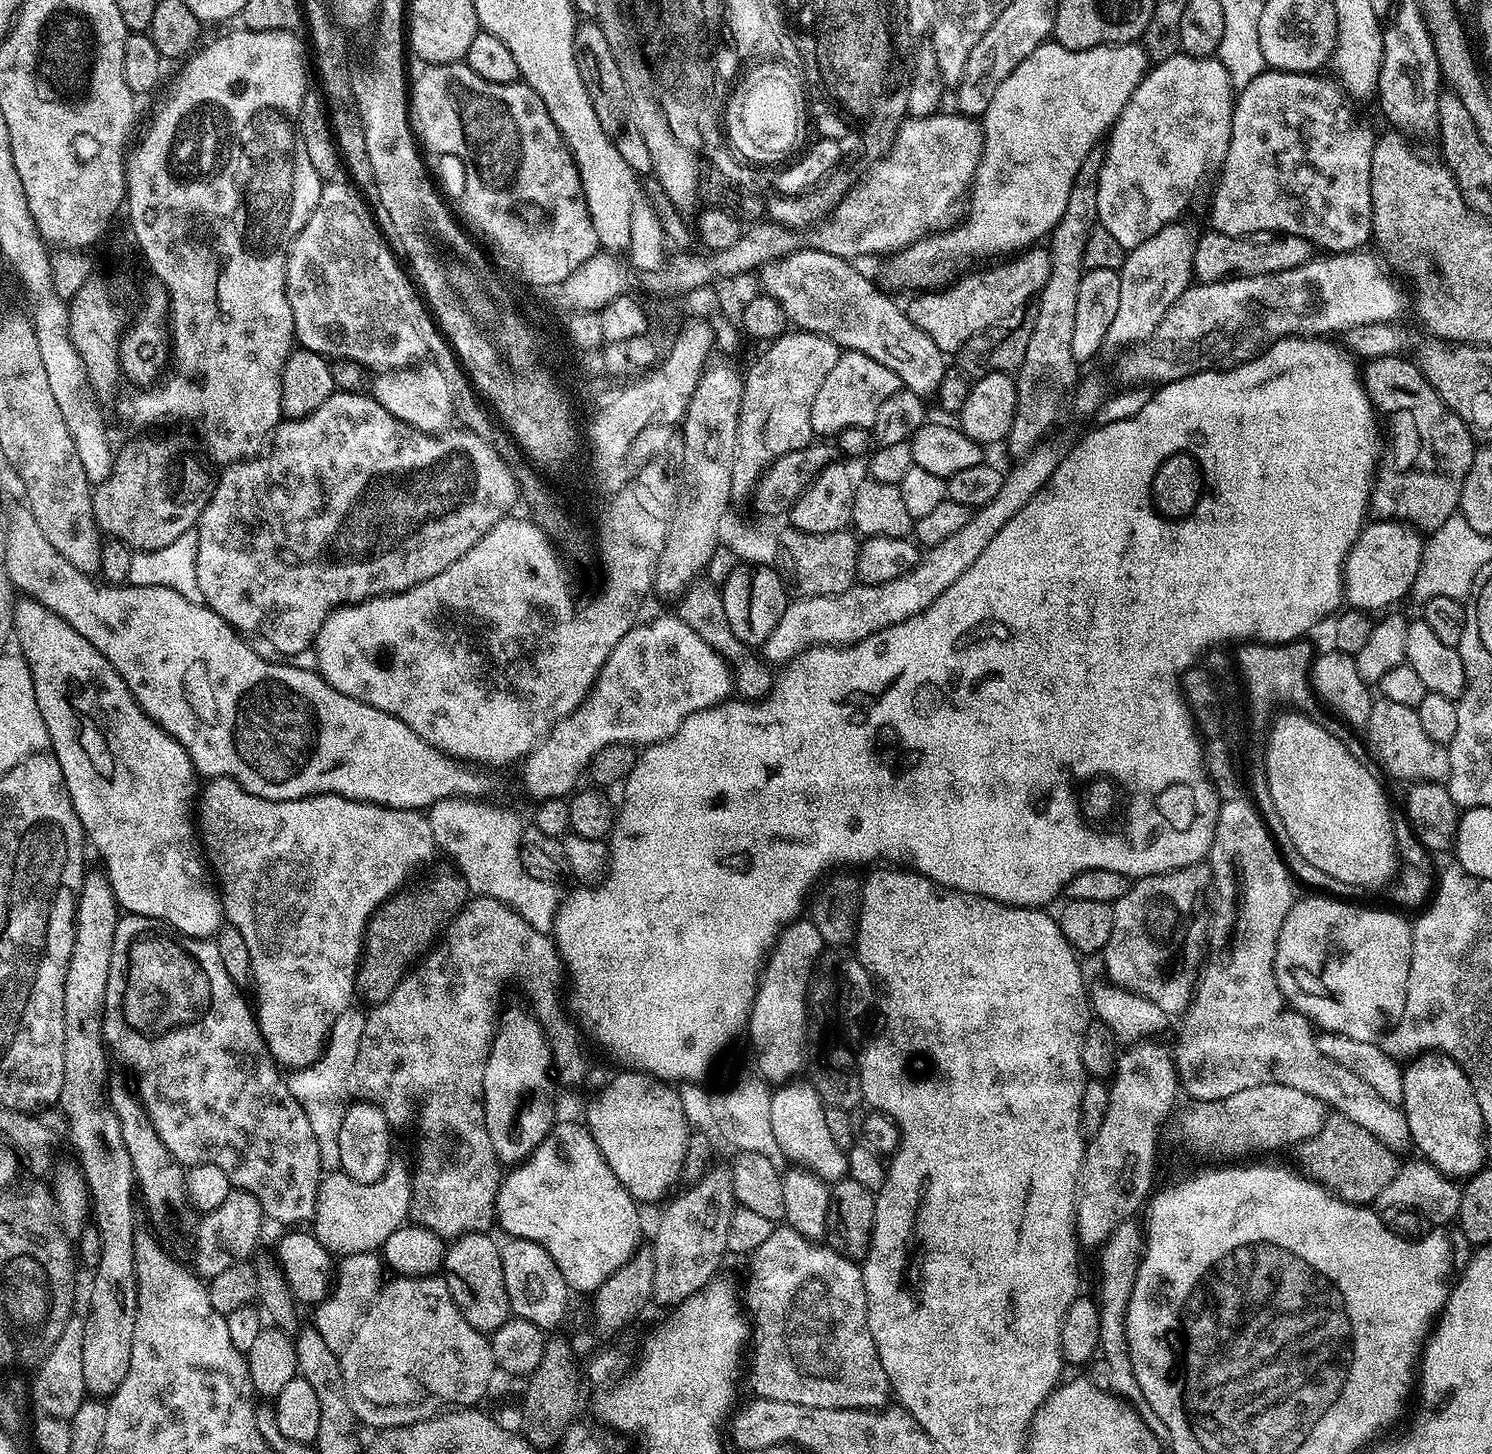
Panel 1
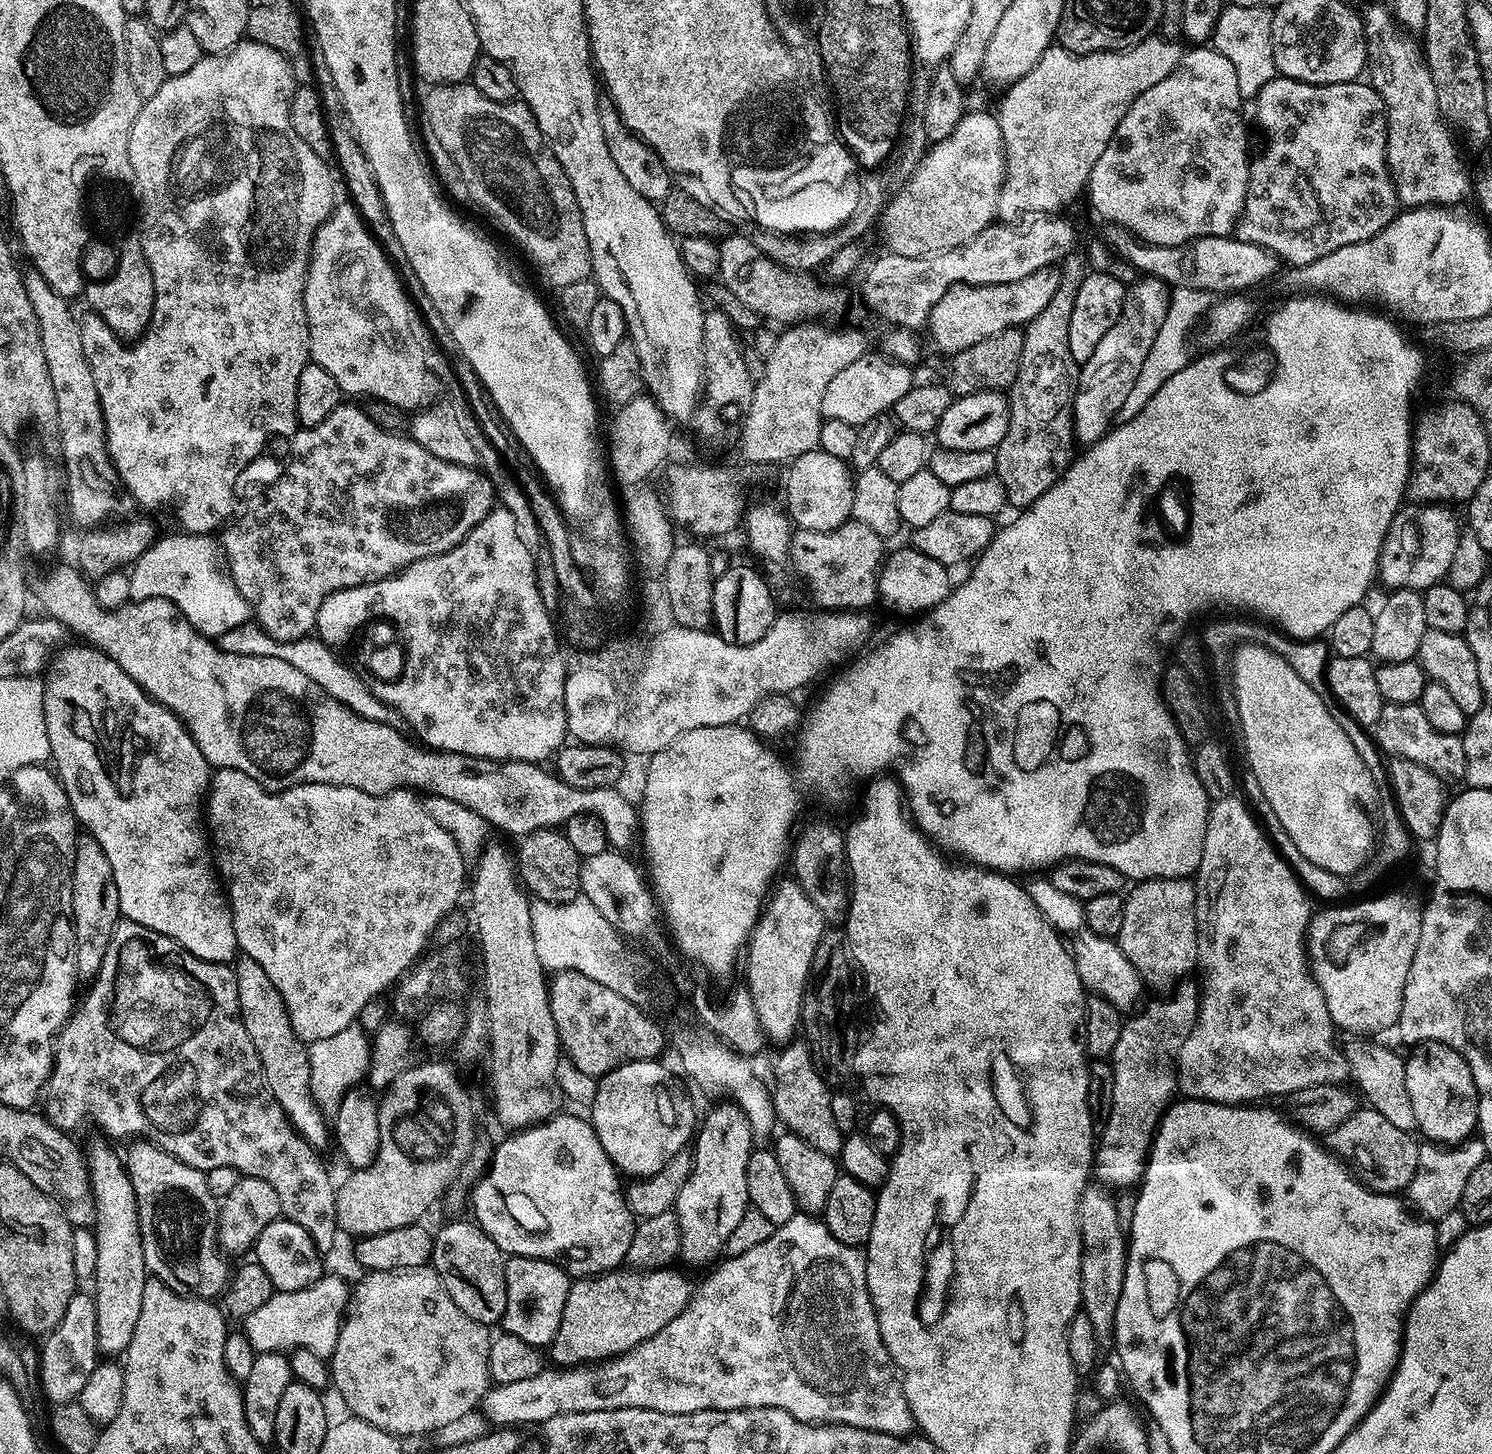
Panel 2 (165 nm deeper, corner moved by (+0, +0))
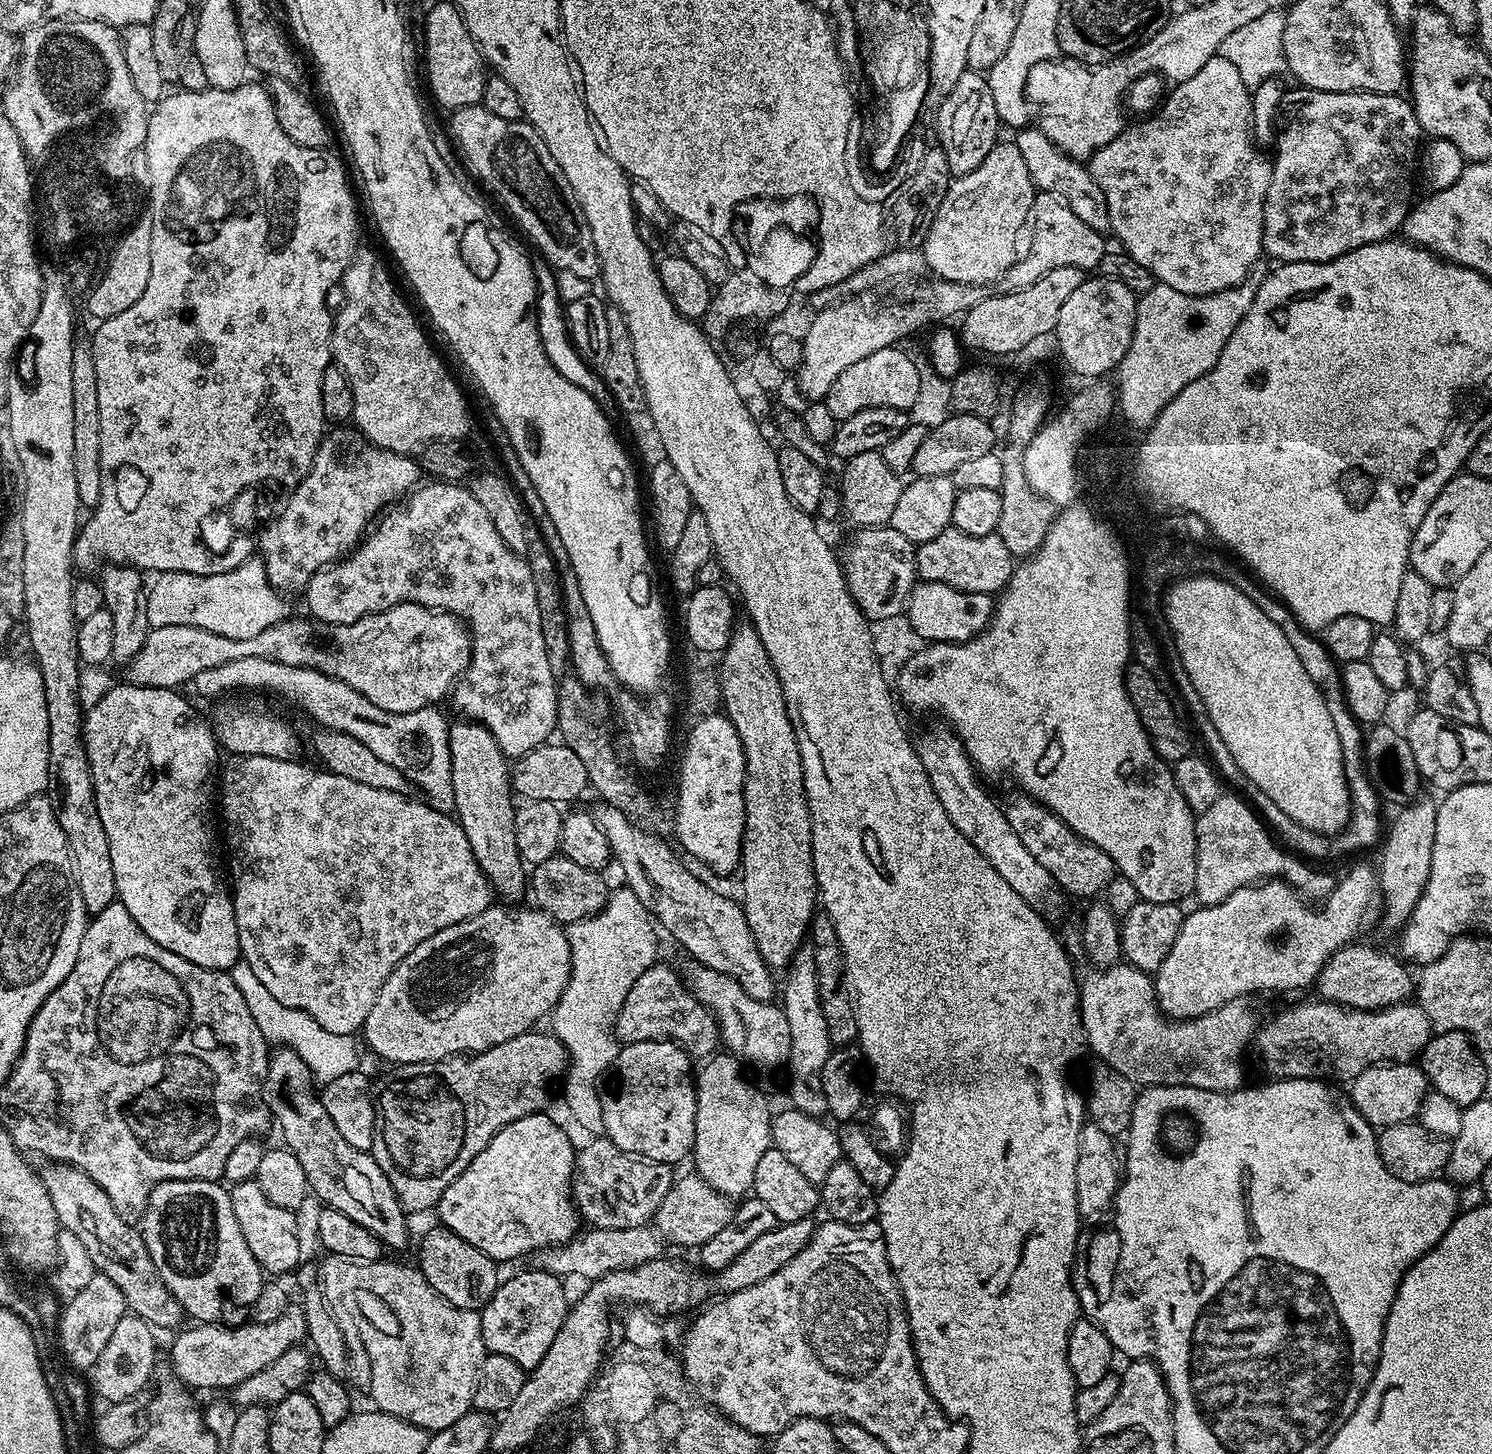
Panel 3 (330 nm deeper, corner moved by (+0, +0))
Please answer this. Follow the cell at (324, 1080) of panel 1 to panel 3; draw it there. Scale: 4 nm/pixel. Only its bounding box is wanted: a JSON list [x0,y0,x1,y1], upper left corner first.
[230,962,357,1085]

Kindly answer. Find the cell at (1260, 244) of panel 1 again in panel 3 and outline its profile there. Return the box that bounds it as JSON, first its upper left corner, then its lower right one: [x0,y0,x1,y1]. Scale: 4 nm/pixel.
[1014,126,1109,234]

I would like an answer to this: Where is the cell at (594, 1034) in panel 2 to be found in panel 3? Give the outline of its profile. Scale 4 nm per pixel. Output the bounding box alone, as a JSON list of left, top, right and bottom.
[614,962,721,1060]

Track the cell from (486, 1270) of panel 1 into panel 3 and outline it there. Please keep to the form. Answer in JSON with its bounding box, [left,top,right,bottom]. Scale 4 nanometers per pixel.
[418,1226,502,1310]

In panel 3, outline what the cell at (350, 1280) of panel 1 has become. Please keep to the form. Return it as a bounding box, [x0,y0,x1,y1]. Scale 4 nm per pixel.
[172,1310,308,1389]

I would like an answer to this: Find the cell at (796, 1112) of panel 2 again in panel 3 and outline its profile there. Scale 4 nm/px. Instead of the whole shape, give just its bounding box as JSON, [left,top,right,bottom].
[782,946,834,1117]

